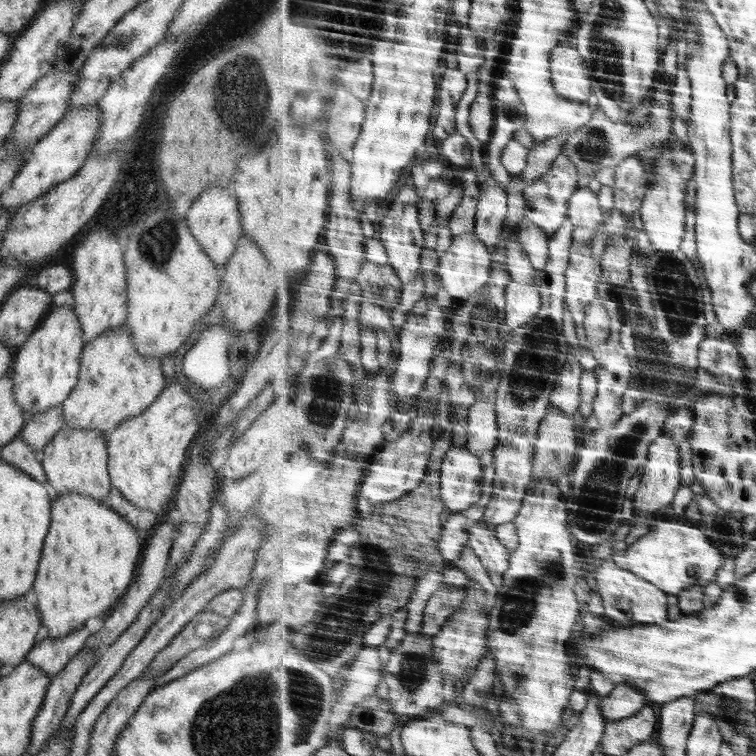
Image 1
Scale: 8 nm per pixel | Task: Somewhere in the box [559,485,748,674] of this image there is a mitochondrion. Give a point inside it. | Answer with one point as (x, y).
(723, 526)

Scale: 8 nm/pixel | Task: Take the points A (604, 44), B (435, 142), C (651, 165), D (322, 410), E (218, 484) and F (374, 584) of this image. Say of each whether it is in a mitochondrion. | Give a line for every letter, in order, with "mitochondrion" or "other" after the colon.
A: mitochondrion
B: other
C: other
D: mitochondrion
E: other
F: mitochondrion

